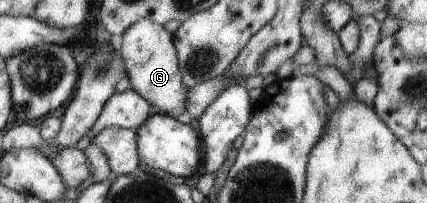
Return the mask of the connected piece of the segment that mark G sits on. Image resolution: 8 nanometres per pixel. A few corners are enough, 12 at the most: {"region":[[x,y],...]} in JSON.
{"region":[[149,18],[119,52],[132,90],[182,124],[188,88],[175,37]]}

